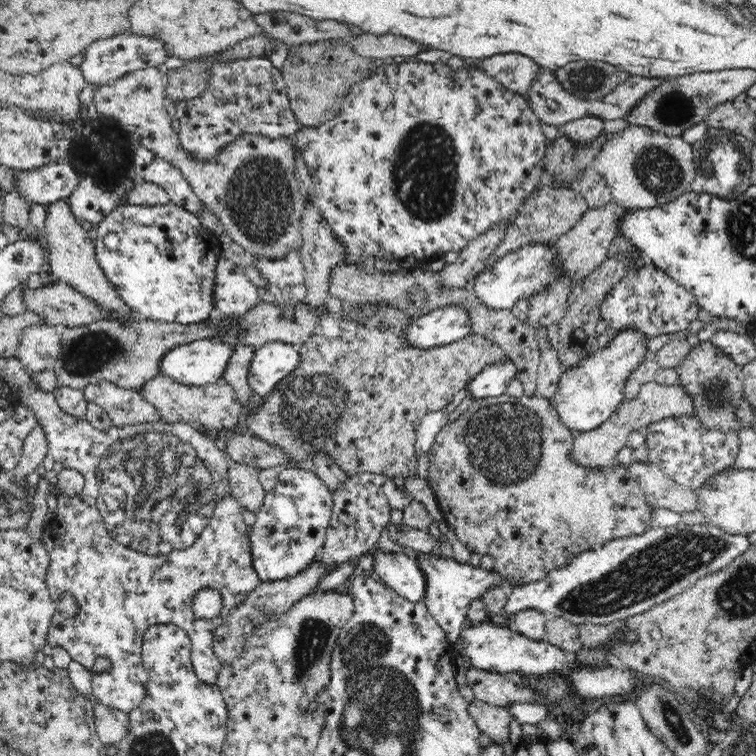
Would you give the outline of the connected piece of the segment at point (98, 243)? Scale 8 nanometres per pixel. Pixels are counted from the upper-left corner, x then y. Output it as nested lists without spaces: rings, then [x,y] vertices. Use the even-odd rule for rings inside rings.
[[[169,202],[165,205],[118,205],[110,214],[107,214],[100,222],[97,223],[97,237],[93,240],[95,251],[96,251],[96,260],[102,269],[102,272],[106,275],[108,281],[111,282],[114,287],[114,291],[118,293],[118,297],[130,306],[130,310],[134,312],[137,317],[140,319],[146,318],[154,321],[162,321],[164,323],[177,323],[180,325],[190,325],[202,323],[204,318],[209,318],[215,315],[214,311],[214,301],[212,301],[212,294],[214,294],[214,268],[216,268],[216,260],[221,256],[218,237],[202,225],[202,222],[198,217],[194,216],[192,213],[186,211],[186,209],[176,206],[176,204]],[[106,234],[118,234],[120,238],[120,246],[118,250],[108,249],[102,240]]]

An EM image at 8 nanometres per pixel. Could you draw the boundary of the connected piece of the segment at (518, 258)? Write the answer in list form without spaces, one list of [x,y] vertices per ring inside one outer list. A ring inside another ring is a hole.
[[[553,244],[526,245],[517,251],[499,258],[490,268],[484,269],[474,279],[474,293],[484,306],[494,310],[511,309],[516,300],[529,298],[536,292],[542,292],[544,286],[552,280],[554,274]]]

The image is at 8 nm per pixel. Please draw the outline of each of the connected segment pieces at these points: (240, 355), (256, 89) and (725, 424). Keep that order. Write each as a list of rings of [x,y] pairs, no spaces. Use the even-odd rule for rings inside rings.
[[[252,346],[235,347],[223,374],[226,382],[236,391],[236,396],[242,405],[248,404],[253,393],[248,384],[248,375],[254,352],[255,348]]]
[[[240,59],[234,64],[218,64],[212,68],[210,88],[196,100],[180,102],[176,119],[180,122],[178,142],[196,163],[207,163],[238,137],[261,134],[266,138],[292,140],[298,131],[287,95],[285,80],[270,59]]]
[[[710,340],[695,346],[683,359],[677,368],[679,384],[690,395],[692,400],[692,416],[704,429],[714,429],[722,432],[739,433],[744,424],[737,418],[737,408],[744,400],[743,392],[745,376],[742,369],[732,359],[724,354]]]

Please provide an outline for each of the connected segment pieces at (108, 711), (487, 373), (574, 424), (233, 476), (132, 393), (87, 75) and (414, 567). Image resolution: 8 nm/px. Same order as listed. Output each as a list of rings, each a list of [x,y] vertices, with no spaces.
[[[93,699],[94,724],[104,745],[117,745],[128,732],[127,713]]]
[[[510,359],[489,366],[471,378],[466,386],[466,391],[471,396],[472,401],[502,396],[506,393],[510,380],[515,378],[517,369]]]
[[[626,328],[612,336],[605,347],[596,348],[575,367],[564,370],[552,400],[560,420],[574,432],[586,432],[604,424],[625,399],[626,381],[650,352],[649,340],[643,332]]]
[[[230,462],[227,468],[229,490],[244,509],[256,512],[267,493],[259,481],[259,468]]]
[[[99,381],[83,389],[84,396],[106,411],[113,425],[122,427],[161,420],[139,390],[116,386],[108,381]]]
[[[131,32],[118,34],[112,38],[106,38],[90,44],[84,54],[84,61],[79,70],[88,85],[104,86],[115,79],[121,78],[134,70],[143,70],[145,67],[158,67],[169,58],[163,42],[156,38],[141,38]]]
[[[375,549],[371,551],[376,559],[376,564],[373,566],[374,572],[380,577],[380,582],[392,588],[399,596],[408,599],[410,602],[420,602],[426,598],[426,574],[419,567],[419,560],[412,560],[404,554],[393,554],[392,552],[380,552]]]

